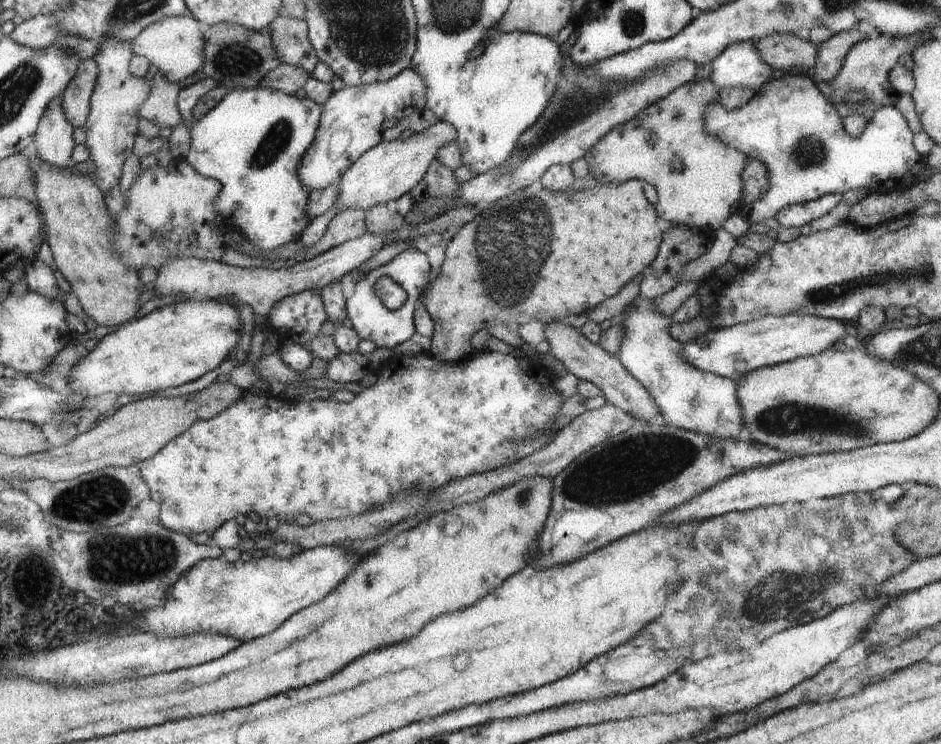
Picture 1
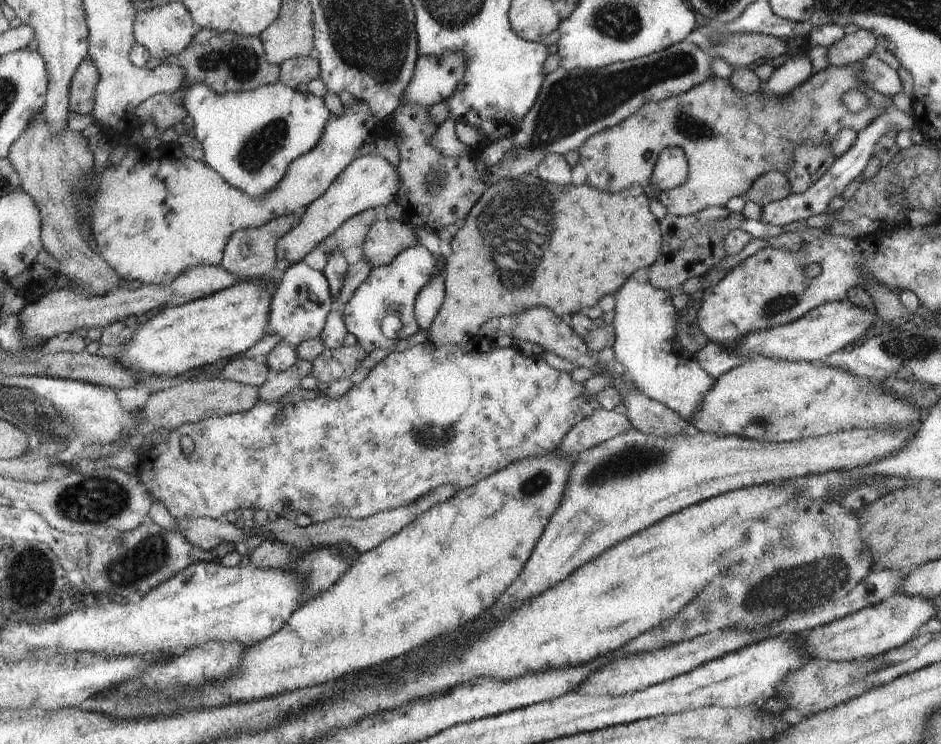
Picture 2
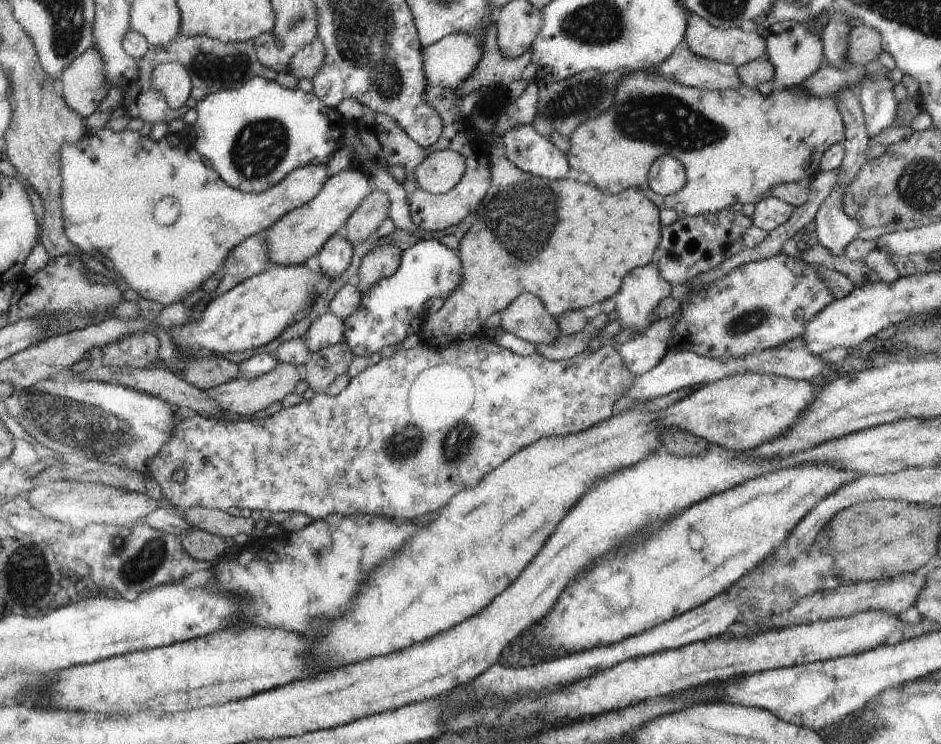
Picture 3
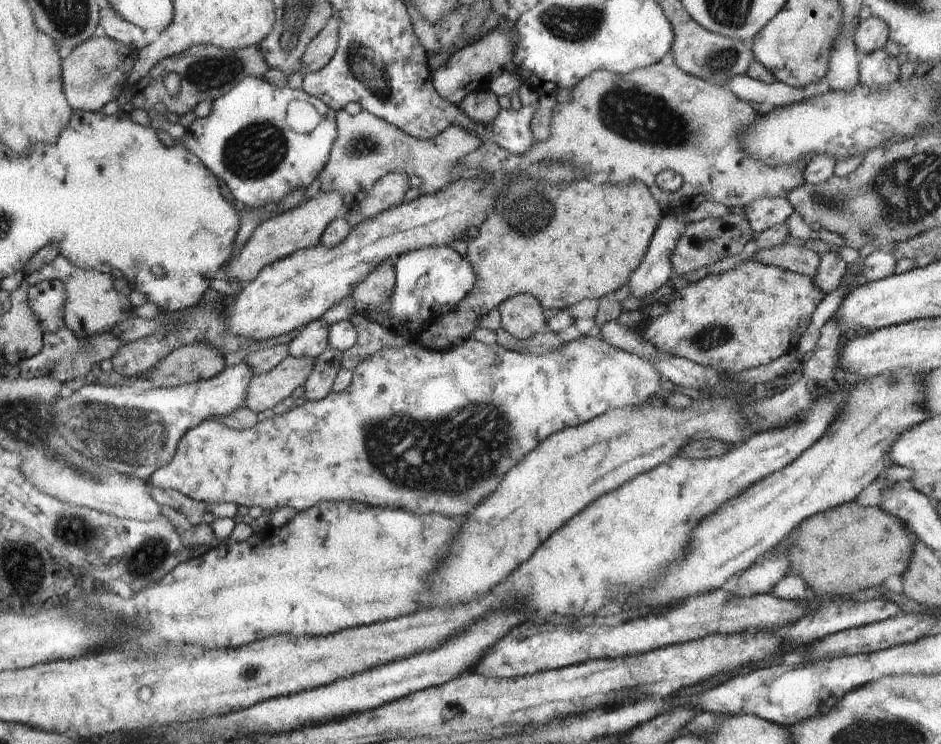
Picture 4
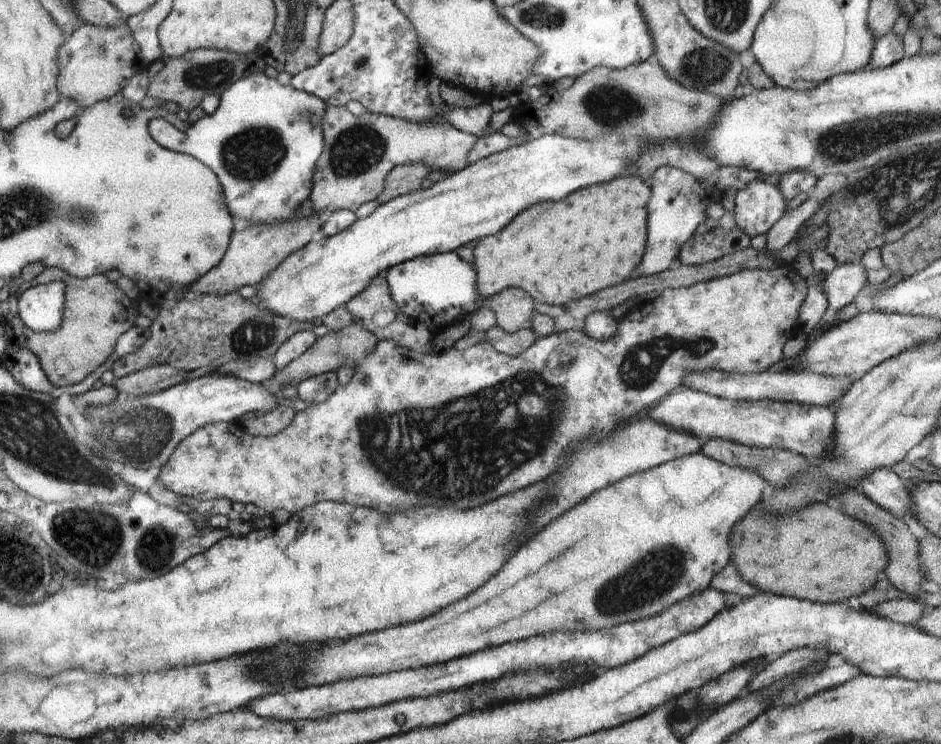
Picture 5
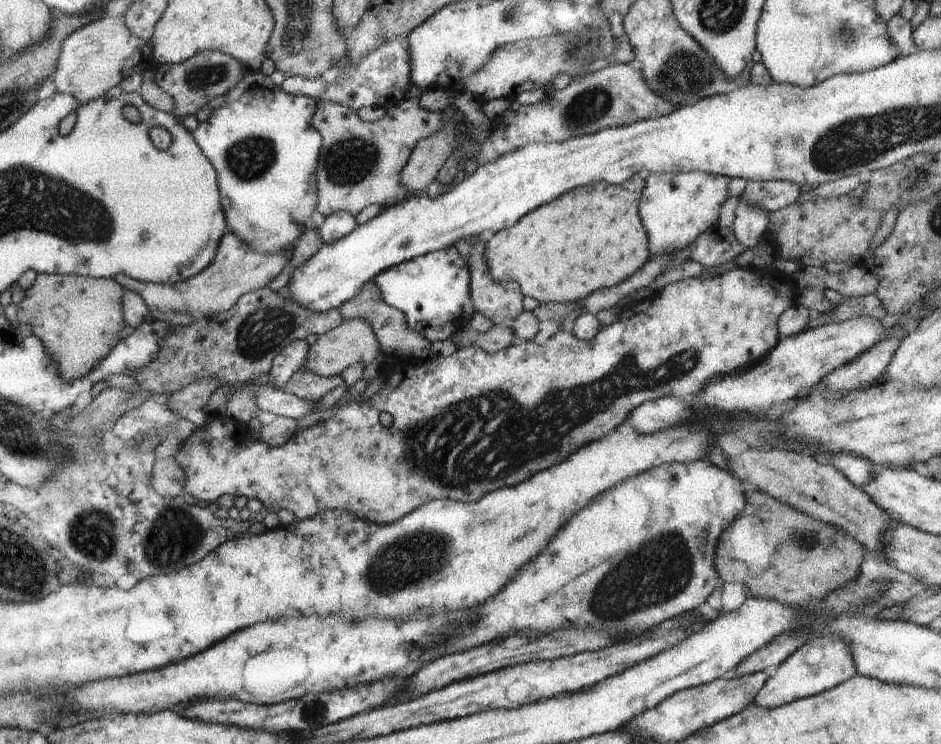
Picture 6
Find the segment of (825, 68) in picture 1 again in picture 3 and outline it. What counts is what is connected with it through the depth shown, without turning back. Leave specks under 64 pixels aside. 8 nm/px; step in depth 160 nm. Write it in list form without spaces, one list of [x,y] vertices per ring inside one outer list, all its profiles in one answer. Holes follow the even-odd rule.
[[[855,23],[848,39],[846,63],[867,65],[876,62],[882,52],[880,33],[868,25]]]

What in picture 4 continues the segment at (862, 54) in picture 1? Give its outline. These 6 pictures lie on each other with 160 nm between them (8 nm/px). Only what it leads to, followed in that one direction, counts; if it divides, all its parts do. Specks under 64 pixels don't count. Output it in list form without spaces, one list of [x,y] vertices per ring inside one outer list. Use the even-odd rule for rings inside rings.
[[[662,63],[652,64],[648,67],[636,68],[627,74],[616,74],[611,71],[596,70],[596,72],[592,72],[592,74],[583,80],[580,80],[578,84],[570,89],[570,96],[572,96],[572,98],[570,98],[568,102],[559,102],[552,108],[552,123],[550,124],[550,136],[548,136],[548,139],[544,140],[544,142],[536,141],[536,146],[532,146],[526,154],[522,154],[522,156],[508,154],[506,150],[499,148],[494,142],[487,141],[484,142],[478,150],[474,150],[474,152],[464,156],[460,162],[458,162],[458,166],[460,166],[460,168],[470,168],[472,170],[486,170],[490,174],[494,174],[495,172],[515,173],[524,172],[525,167],[530,168],[531,166],[535,166],[539,161],[544,161],[546,159],[558,160],[558,162],[564,162],[564,164],[570,163],[570,166],[582,168],[588,177],[592,176],[595,180],[602,179],[608,184],[628,184],[628,182],[632,182],[632,180],[639,181],[648,188],[648,191],[652,194],[652,198],[656,200],[664,212],[676,213],[681,212],[683,208],[685,208],[684,206],[686,206],[686,208],[696,209],[704,201],[717,202],[726,207],[744,207],[748,206],[748,204],[752,204],[754,200],[760,200],[760,198],[784,198],[788,195],[788,192],[791,192],[796,186],[805,184],[804,168],[806,168],[806,166],[810,164],[812,158],[816,156],[816,154],[812,154],[812,156],[806,154],[806,156],[802,156],[802,158],[796,158],[796,162],[782,164],[782,166],[768,166],[768,164],[760,162],[760,158],[754,160],[752,156],[748,156],[748,154],[744,152],[744,148],[739,148],[738,135],[742,134],[742,138],[744,138],[744,132],[750,130],[750,126],[760,118],[760,112],[753,109],[750,102],[736,97],[727,88],[715,86],[706,80],[701,80],[696,76],[692,76],[692,74],[687,74],[684,70],[680,70],[675,63],[670,66],[666,66]],[[667,169],[680,174],[680,177],[683,179],[683,187],[676,190],[676,192],[662,191],[655,184],[655,179],[658,177],[658,174],[662,172],[662,170]]]

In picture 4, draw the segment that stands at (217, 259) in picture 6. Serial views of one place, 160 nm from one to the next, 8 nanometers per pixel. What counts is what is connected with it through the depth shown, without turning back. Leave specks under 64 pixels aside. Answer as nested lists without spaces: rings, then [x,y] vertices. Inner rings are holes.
[[[320,191],[302,206],[299,205],[285,213],[274,215],[265,222],[260,222],[260,226],[254,230],[244,248],[234,258],[228,260],[228,267],[225,269],[227,278],[236,280],[239,284],[252,281],[268,264],[296,254],[300,250],[321,245],[323,232],[328,228],[328,224],[338,220],[348,208],[349,205],[344,202],[342,192]]]

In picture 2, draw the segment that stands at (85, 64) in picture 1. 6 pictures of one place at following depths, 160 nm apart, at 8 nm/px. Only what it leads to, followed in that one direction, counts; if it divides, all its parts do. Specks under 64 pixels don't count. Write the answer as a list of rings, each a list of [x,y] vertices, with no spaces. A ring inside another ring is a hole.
[[[92,59],[80,61],[69,86],[69,110],[78,114],[92,112],[95,105],[95,86],[99,74]]]

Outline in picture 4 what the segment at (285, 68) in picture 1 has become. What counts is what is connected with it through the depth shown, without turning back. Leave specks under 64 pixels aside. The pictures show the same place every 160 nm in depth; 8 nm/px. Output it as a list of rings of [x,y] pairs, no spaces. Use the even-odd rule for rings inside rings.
[[[333,14],[326,27],[308,44],[302,56],[302,73],[320,71],[336,53],[340,18]]]

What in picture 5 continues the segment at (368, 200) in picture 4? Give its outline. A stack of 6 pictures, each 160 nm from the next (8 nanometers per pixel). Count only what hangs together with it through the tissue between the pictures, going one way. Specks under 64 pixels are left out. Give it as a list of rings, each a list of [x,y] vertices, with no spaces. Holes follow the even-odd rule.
[[[406,164],[395,167],[383,181],[383,190],[376,200],[380,205],[394,198],[420,191],[422,181],[431,172],[426,164]]]

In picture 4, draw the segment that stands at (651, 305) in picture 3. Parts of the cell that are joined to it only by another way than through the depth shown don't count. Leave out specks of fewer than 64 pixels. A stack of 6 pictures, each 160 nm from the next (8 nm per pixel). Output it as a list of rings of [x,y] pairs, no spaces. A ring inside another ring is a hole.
[[[664,212],[642,264],[628,278],[630,296],[644,299],[670,280],[673,276],[670,256],[684,234],[687,223],[684,219],[675,217],[674,213]]]

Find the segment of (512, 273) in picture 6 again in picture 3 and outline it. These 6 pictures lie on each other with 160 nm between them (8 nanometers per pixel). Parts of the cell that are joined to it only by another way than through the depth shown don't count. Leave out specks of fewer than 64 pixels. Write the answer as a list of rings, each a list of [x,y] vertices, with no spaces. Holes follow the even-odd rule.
[[[479,105],[475,106],[469,119],[474,126],[474,130],[477,131],[479,139],[489,148],[491,183],[488,187],[488,192],[486,192],[486,196],[484,196],[482,202],[479,202],[478,208],[475,210],[475,214],[478,218],[476,224],[471,226],[463,239],[459,242],[460,249],[458,250],[458,256],[463,268],[463,280],[458,285],[458,288],[455,288],[452,294],[449,294],[446,300],[443,300],[442,308],[440,308],[438,312],[426,314],[420,333],[418,334],[420,342],[442,347],[446,346],[448,343],[460,342],[480,335],[484,329],[483,324],[485,318],[488,318],[488,316],[494,314],[494,312],[504,310],[517,296],[520,296],[523,292],[528,292],[528,290],[530,290],[530,293],[536,296],[536,298],[540,299],[540,302],[542,302],[548,314],[552,316],[562,314],[563,312],[577,311],[578,309],[582,310],[584,307],[589,307],[596,303],[600,304],[603,300],[614,296],[614,294],[620,290],[622,279],[628,272],[632,269],[643,267],[649,262],[654,262],[653,254],[658,248],[661,239],[662,224],[659,219],[660,209],[655,204],[652,204],[639,188],[630,187],[618,194],[607,195],[589,181],[579,181],[578,179],[571,178],[552,180],[545,179],[544,177],[540,178],[539,176],[524,172],[508,160],[504,152],[505,146],[503,145],[501,135],[495,135],[495,131],[497,130],[497,119],[491,117],[490,112],[488,112],[486,108],[482,108],[482,106]]]

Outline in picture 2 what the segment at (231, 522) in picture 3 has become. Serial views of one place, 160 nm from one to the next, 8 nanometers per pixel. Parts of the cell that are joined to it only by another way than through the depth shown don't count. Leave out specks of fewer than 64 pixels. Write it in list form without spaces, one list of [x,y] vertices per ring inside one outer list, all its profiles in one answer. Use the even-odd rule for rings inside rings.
[[[439,486],[432,490],[432,492],[422,496],[422,498],[414,504],[391,511],[384,511],[364,520],[344,517],[330,520],[330,522],[312,523],[309,527],[297,527],[290,518],[282,518],[282,516],[280,516],[273,522],[267,521],[266,524],[258,528],[253,527],[252,519],[234,519],[234,524],[243,530],[247,528],[251,529],[258,541],[278,541],[279,543],[288,545],[289,547],[295,547],[296,549],[301,549],[302,551],[310,549],[316,545],[332,546],[336,543],[346,543],[359,553],[363,553],[376,548],[381,542],[393,537],[397,532],[400,532],[400,529],[408,526],[413,520],[416,520],[420,514],[426,512],[432,505],[447,501],[457,492],[458,491],[455,491],[451,486]]]

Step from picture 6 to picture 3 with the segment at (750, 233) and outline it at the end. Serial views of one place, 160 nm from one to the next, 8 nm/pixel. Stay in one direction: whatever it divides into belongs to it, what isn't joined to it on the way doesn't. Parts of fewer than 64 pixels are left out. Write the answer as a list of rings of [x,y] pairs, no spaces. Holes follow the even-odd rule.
[[[768,197],[755,204],[755,211],[751,216],[753,226],[770,232],[784,224],[792,213],[794,207],[776,197]]]

